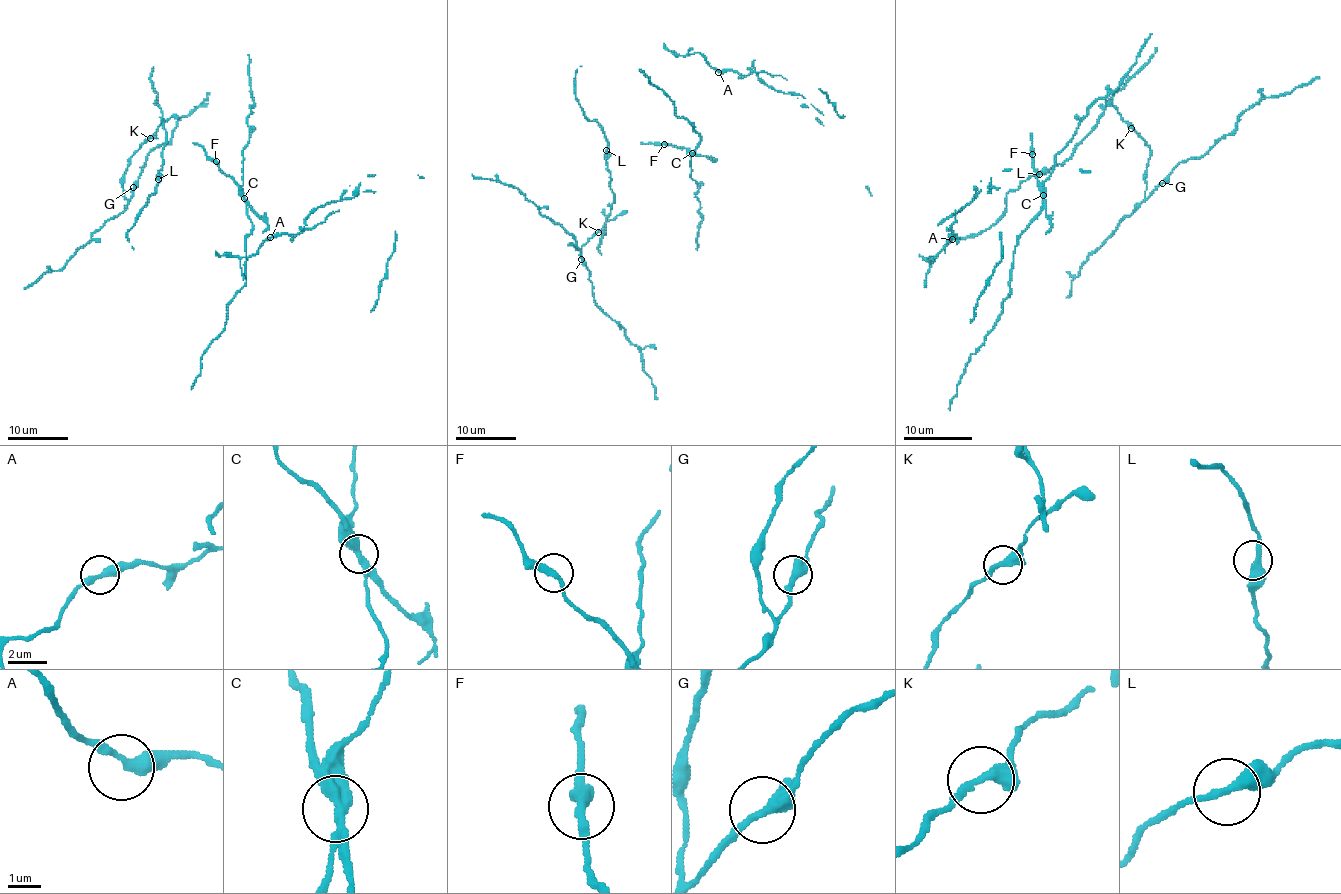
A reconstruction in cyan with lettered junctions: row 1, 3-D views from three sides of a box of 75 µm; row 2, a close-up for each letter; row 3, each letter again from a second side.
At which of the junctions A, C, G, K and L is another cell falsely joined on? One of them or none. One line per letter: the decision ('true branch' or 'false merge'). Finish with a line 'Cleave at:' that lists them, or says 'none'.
A: true branch
C: false merge
G: true branch
K: true branch
L: true branch
Cleave at: C

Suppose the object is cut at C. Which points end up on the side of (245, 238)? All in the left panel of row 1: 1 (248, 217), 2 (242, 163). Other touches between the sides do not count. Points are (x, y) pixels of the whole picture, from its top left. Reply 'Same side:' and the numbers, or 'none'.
Same side: 1, 2

